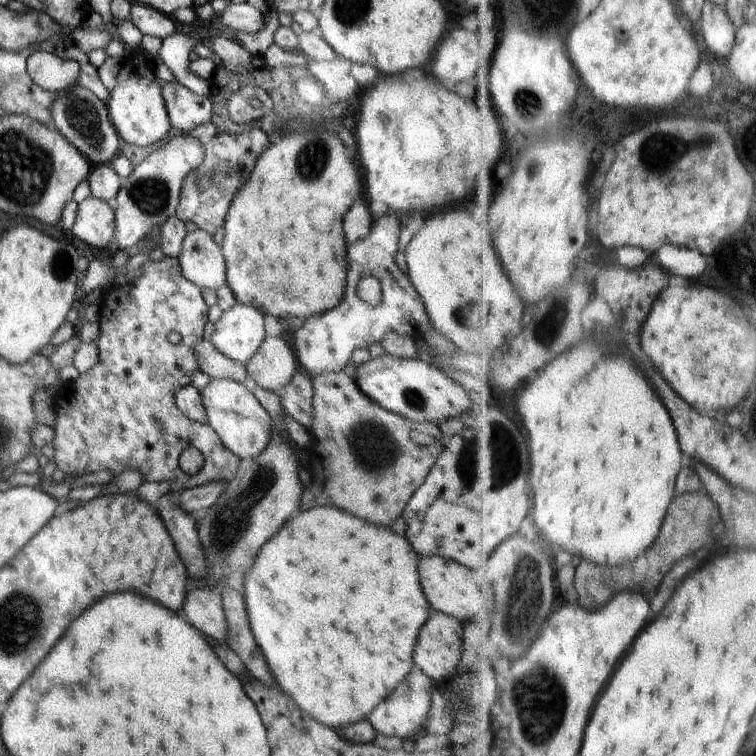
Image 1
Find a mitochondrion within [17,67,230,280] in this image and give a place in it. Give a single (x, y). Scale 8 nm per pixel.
(81, 114)

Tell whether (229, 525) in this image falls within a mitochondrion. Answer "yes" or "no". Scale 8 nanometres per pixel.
yes

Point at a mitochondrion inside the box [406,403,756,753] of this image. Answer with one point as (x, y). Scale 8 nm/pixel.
(540, 714)

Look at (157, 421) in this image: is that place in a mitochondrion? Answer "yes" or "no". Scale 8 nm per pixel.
yes

